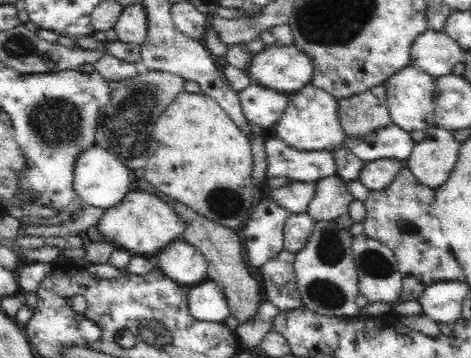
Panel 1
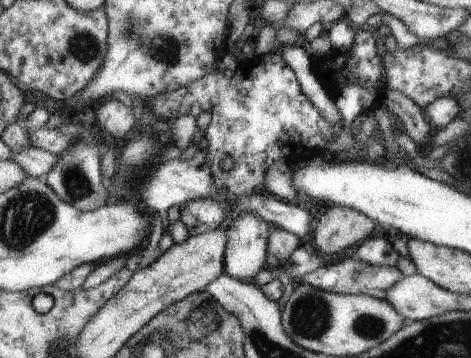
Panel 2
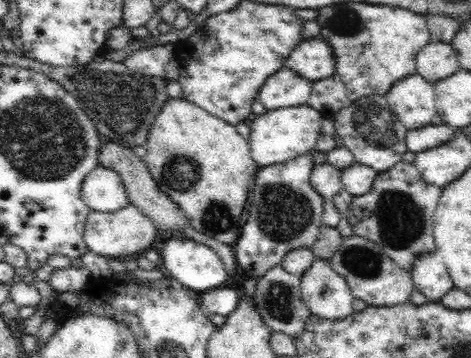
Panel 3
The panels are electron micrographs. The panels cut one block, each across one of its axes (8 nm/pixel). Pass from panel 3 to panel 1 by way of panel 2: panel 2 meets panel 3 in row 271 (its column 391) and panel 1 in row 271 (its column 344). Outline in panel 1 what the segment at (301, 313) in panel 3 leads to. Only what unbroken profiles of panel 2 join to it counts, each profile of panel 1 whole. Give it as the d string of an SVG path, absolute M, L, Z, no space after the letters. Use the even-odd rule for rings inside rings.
M282 250L272 262L260 268L262 288L266 302L272 302L280 312L290 312L302 308L302 294L298 290L298 280L294 272L294 254Z

